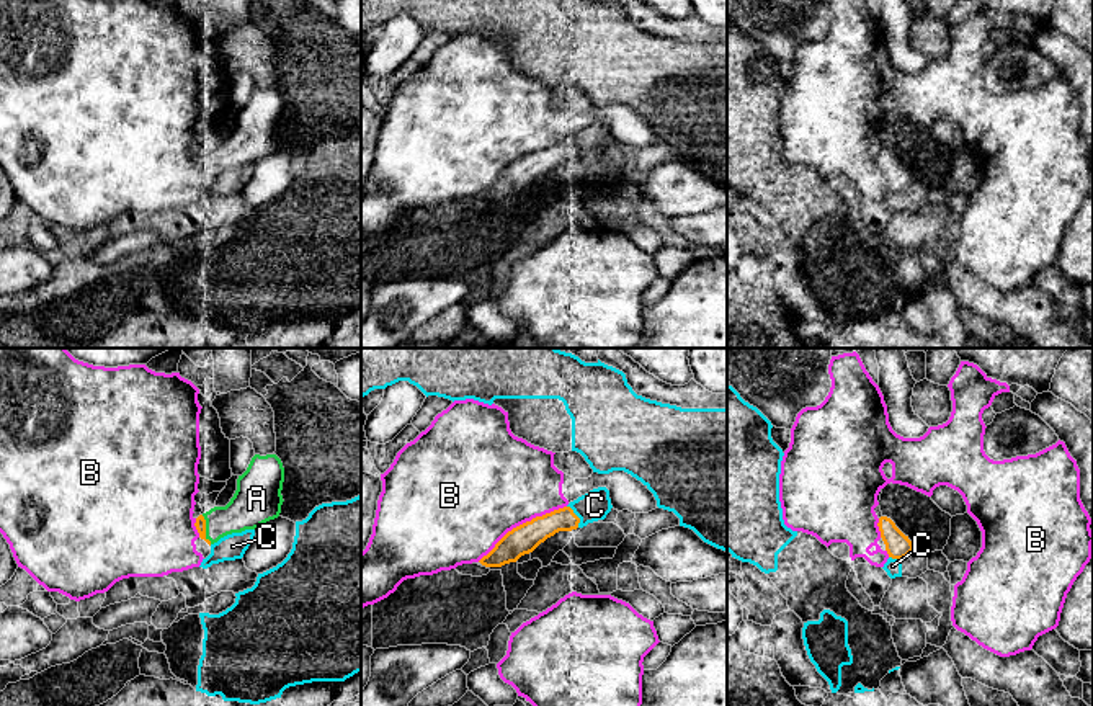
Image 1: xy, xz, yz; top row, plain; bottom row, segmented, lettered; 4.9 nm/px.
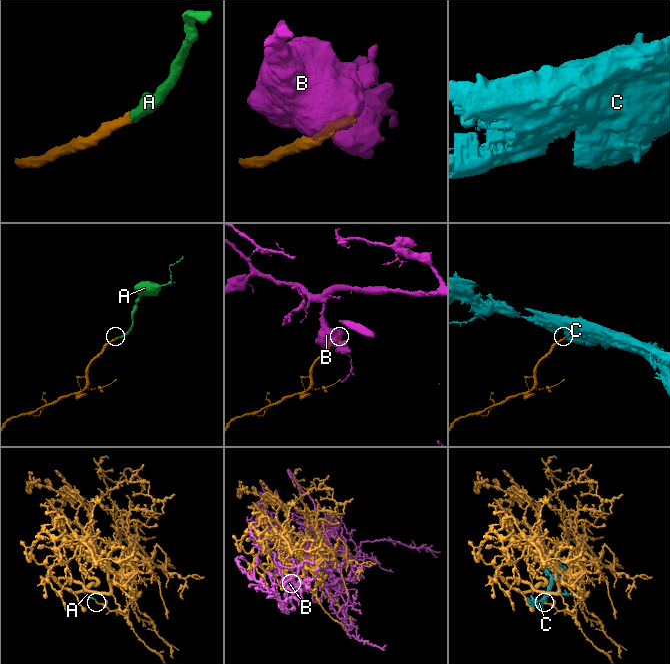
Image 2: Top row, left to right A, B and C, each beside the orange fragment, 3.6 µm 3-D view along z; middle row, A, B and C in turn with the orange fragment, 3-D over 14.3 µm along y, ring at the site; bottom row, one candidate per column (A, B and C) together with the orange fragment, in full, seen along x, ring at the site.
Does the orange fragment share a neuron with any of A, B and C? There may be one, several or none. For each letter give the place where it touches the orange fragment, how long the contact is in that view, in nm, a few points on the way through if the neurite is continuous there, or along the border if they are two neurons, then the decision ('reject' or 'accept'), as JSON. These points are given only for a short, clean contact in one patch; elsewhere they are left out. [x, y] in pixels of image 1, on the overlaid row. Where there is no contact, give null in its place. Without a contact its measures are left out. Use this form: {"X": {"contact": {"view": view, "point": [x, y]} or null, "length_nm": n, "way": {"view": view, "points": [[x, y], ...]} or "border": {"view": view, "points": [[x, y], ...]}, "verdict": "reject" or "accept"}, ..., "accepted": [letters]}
{"A": {"contact": {"view": "xy", "point": [205, 530]}, "length_nm": 150, "verdict": "accept"}, "B": {"contact": {"view": "xz", "point": [523, 523]}, "length_nm": 500, "verdict": "reject"}, "C": {"contact": {"view": "xz", "point": [577, 517]}, "length_nm": 130, "verdict": "reject"}, "accepted": ["A"]}

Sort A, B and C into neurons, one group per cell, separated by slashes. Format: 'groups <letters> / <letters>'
groups A / B / C

